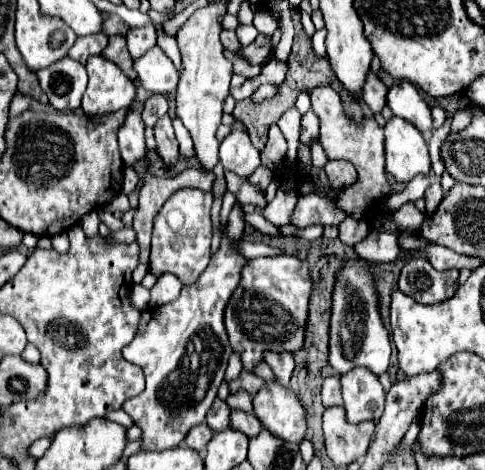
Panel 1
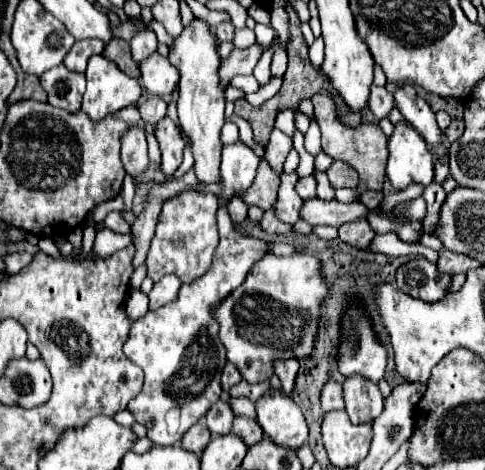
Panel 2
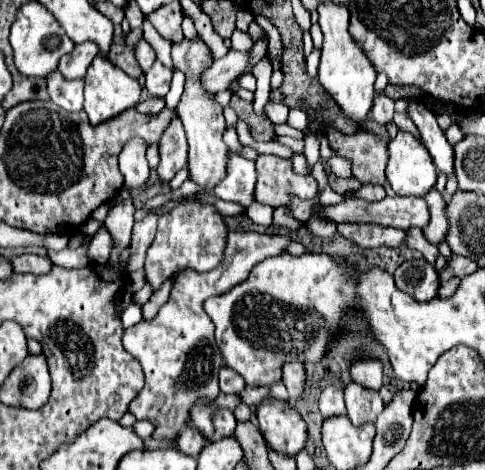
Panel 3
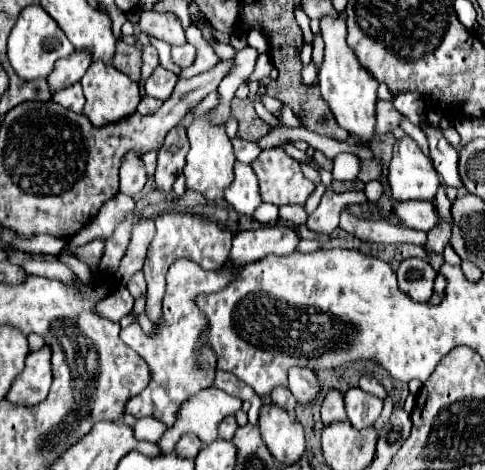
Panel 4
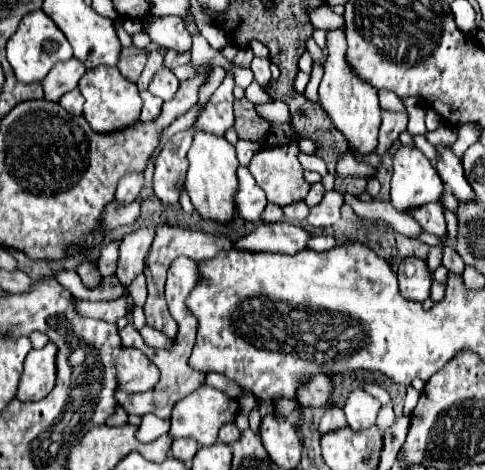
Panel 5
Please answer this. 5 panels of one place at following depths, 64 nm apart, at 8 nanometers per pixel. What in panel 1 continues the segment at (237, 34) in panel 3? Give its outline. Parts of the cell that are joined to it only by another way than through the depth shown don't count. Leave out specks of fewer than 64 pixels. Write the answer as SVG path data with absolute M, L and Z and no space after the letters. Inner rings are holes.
M240 24L240 26L238 26L238 30L236 30L236 34L238 34L240 44L248 46L248 44L250 44L250 42L254 42L254 38L258 36L258 30L256 30L254 26L244 26L244 24Z

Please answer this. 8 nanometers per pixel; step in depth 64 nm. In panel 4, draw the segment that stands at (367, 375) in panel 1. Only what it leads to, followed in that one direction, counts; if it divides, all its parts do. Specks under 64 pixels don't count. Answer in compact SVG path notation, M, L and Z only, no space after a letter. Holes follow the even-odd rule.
M348 388L348 392L344 394L344 400L346 400L348 420L358 430L372 426L382 412L382 400L360 388Z

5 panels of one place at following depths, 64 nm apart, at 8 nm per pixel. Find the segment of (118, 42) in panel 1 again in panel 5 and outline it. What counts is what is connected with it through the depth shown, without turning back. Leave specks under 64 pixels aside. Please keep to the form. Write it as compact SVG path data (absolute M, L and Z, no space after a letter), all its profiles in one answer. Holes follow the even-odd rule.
M134 46L122 48L118 70L130 82L136 82L140 78L142 70L144 70L144 64L146 64L146 50L140 50L140 48L134 48Z

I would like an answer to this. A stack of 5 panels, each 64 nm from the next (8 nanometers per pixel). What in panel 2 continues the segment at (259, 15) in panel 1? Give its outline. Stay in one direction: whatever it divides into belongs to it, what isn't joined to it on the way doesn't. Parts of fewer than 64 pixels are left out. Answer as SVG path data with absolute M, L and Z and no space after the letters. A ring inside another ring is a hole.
M256 24L254 32L256 32L258 44L262 44L264 50L268 50L268 46L270 46L270 42L272 42L272 38L274 38L274 30L272 30L270 26L266 26L266 24Z

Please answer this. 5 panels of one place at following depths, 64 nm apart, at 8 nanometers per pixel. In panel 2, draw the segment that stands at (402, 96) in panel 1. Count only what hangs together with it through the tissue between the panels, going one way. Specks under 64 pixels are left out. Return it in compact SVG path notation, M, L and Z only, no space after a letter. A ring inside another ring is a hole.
M410 84L400 86L394 92L394 106L400 110L404 120L408 120L420 132L420 136L428 142L428 146L434 150L438 158L448 152L446 144L442 142L444 132L438 128L434 112L430 110L428 102L416 94L414 86Z

